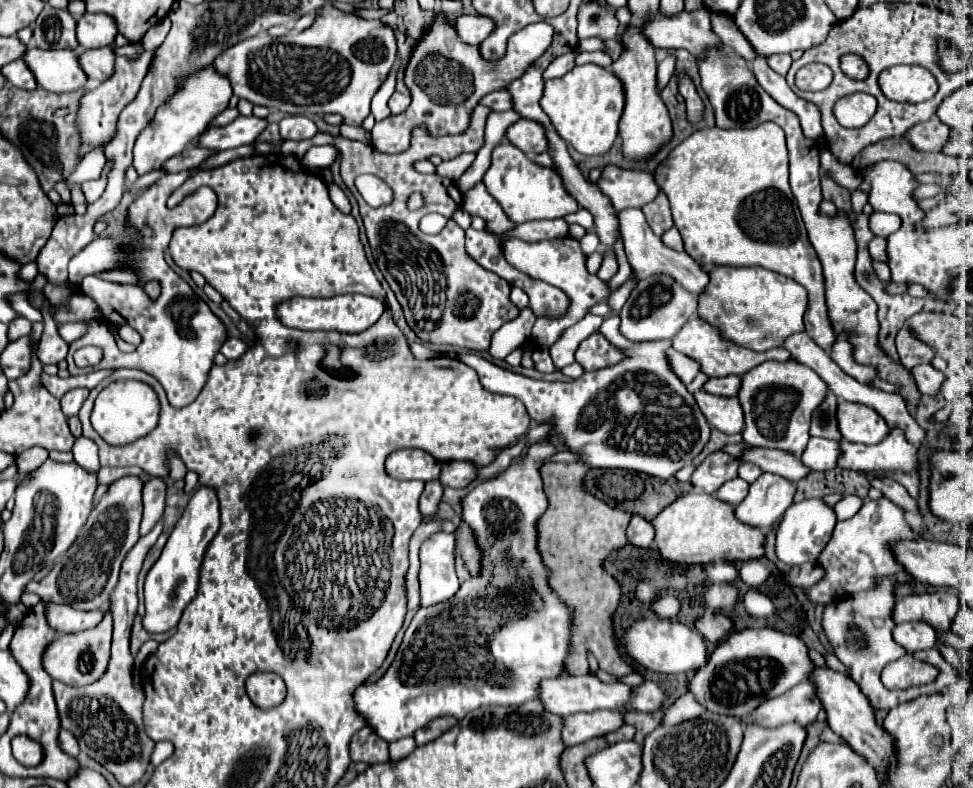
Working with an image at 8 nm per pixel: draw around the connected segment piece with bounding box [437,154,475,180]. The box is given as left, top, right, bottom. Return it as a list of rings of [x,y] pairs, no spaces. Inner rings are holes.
[[[461,154],[461,156],[453,158],[453,160],[441,162],[441,164],[437,166],[437,174],[445,176],[445,178],[453,178],[453,180],[457,180],[457,178],[471,166],[473,160],[475,160],[475,154]]]

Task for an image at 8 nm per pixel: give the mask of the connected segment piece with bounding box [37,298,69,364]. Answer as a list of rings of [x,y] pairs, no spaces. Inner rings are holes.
[[[45,298],[44,304],[41,309],[42,316],[44,318],[44,330],[43,336],[41,336],[41,342],[39,342],[39,348],[37,348],[37,358],[41,360],[41,364],[57,364],[65,358],[67,354],[67,344],[63,342],[63,338],[59,336],[57,332],[57,326],[53,322],[49,314],[50,303]]]

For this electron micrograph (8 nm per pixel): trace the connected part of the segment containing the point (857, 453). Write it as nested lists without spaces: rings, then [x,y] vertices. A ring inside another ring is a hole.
[[[891,430],[889,436],[885,440],[881,440],[879,444],[873,446],[865,446],[865,444],[845,444],[845,440],[841,440],[841,450],[845,452],[845,456],[841,456],[841,468],[849,468],[849,470],[915,470],[917,468],[917,460],[915,460],[915,452],[917,446],[909,444],[903,436],[901,430]]]

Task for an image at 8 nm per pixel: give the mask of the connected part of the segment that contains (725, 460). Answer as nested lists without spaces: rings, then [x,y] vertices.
[[[713,452],[695,468],[689,482],[695,490],[705,490],[707,494],[713,494],[723,482],[733,480],[737,476],[739,464],[739,458],[731,458],[723,452]]]

